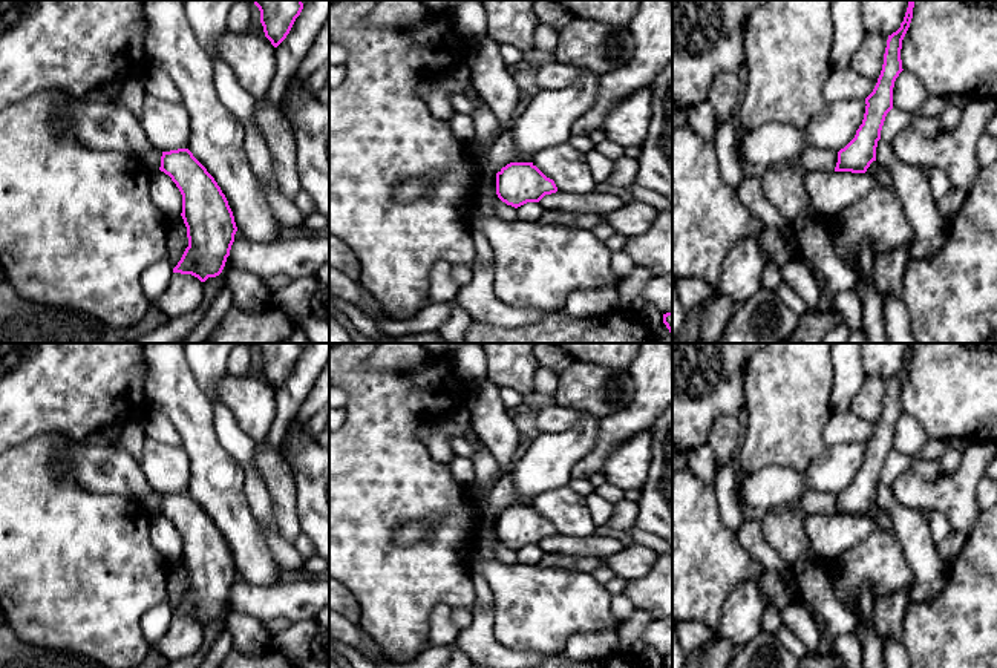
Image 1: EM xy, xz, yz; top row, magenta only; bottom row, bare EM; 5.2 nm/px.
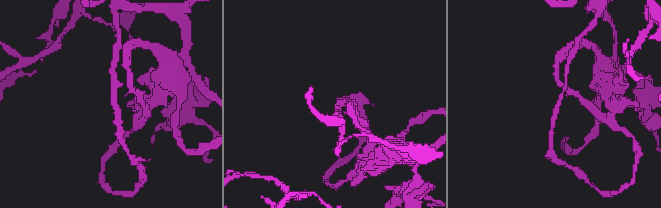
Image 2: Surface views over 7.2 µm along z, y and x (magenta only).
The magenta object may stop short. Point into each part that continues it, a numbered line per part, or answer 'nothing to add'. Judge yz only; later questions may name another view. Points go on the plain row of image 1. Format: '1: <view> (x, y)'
1: yz (784, 529)

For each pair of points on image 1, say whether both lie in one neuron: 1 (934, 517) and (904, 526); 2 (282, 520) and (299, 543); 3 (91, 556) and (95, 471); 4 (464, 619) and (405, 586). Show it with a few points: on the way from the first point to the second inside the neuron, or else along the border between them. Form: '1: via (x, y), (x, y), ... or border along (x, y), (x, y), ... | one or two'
1: border along (922, 509), (930, 537), (936, 546) | two
2: border along (300, 532), (291, 543) | two
3: border along (74, 461), (78, 480), (88, 489), (129, 498) | two
4: border along (452, 609), (467, 609), (470, 612) | two

